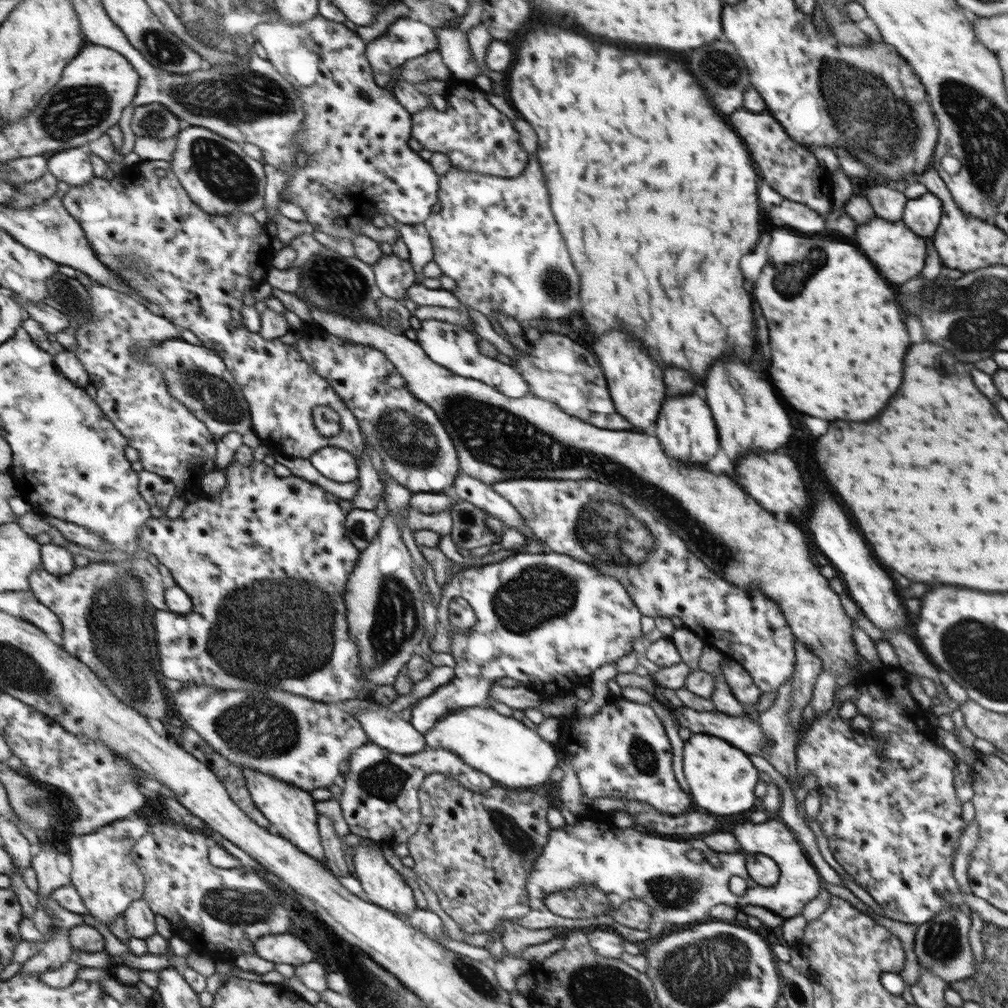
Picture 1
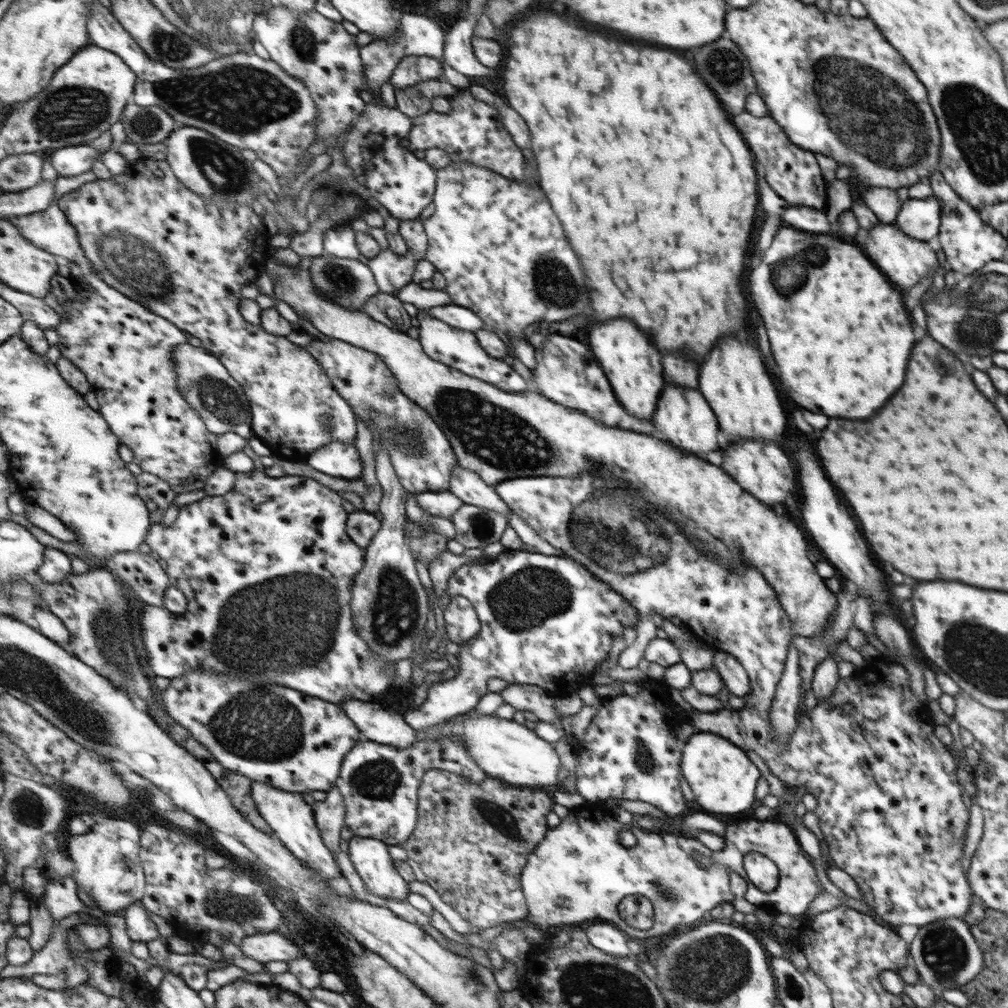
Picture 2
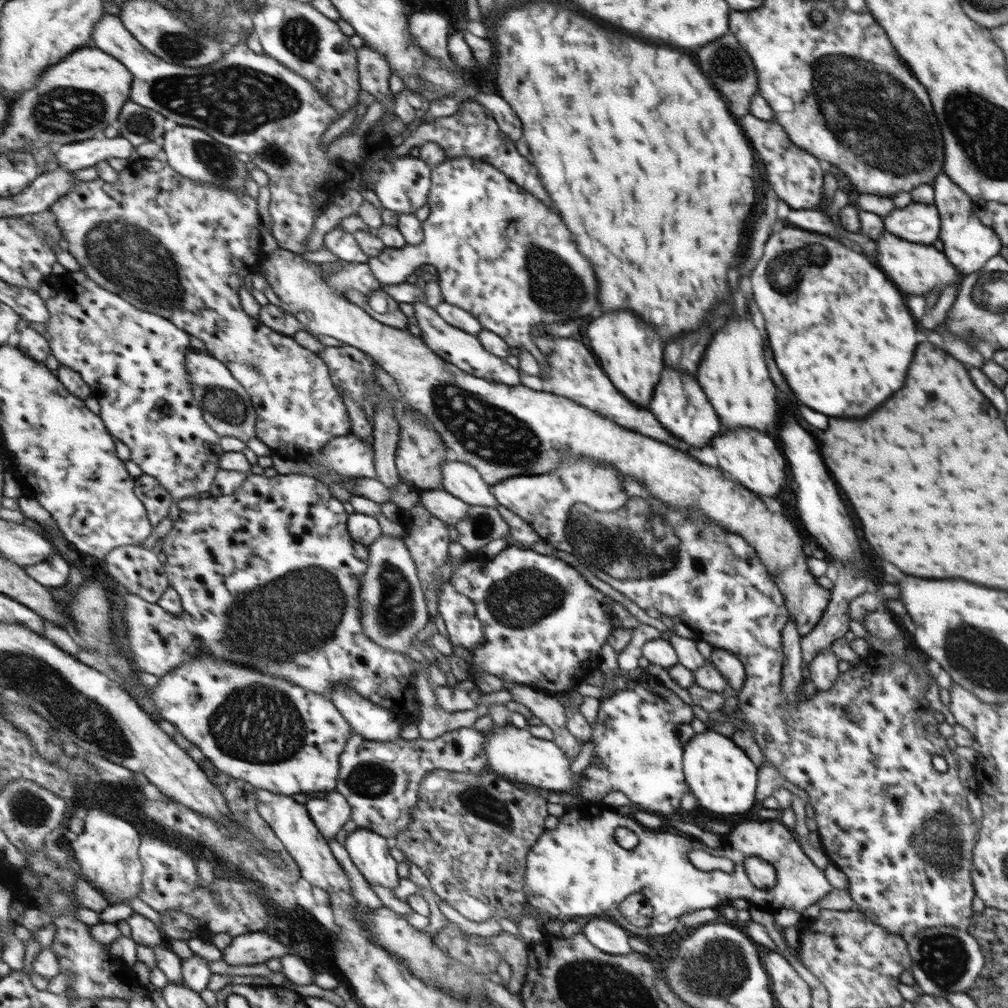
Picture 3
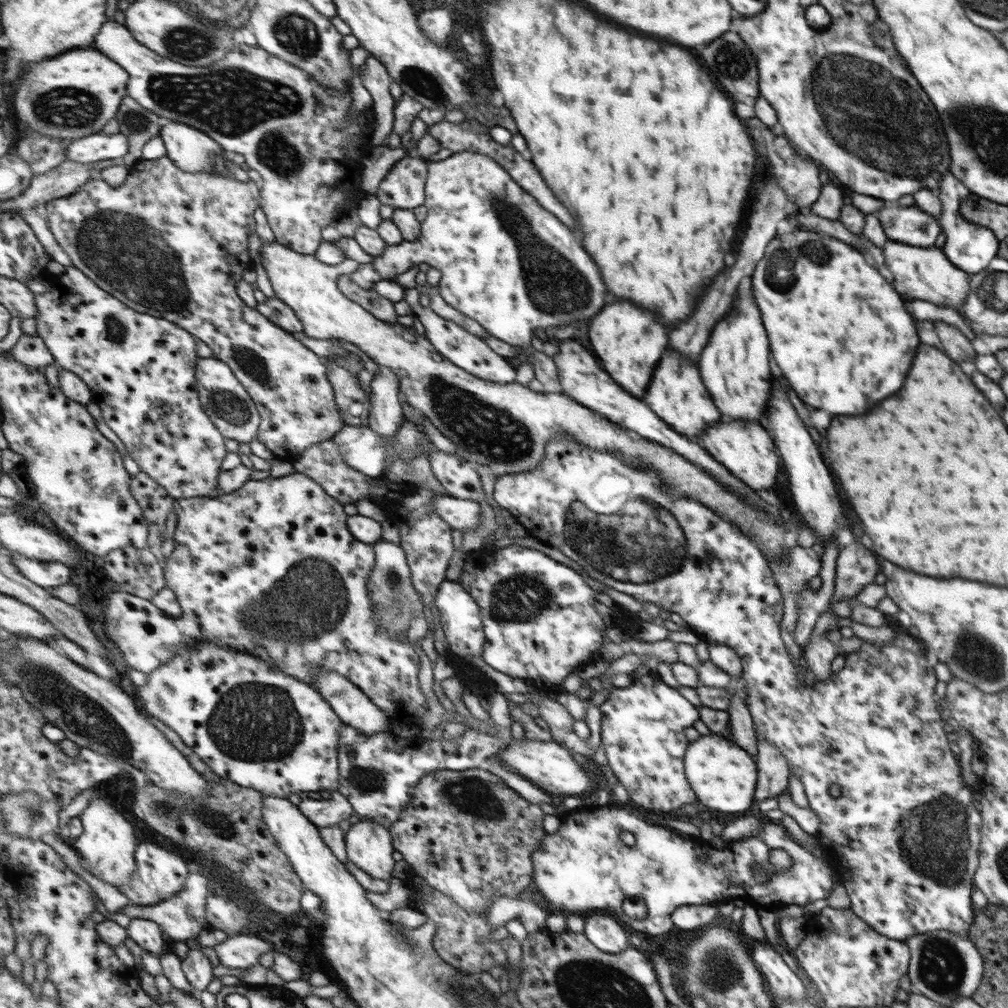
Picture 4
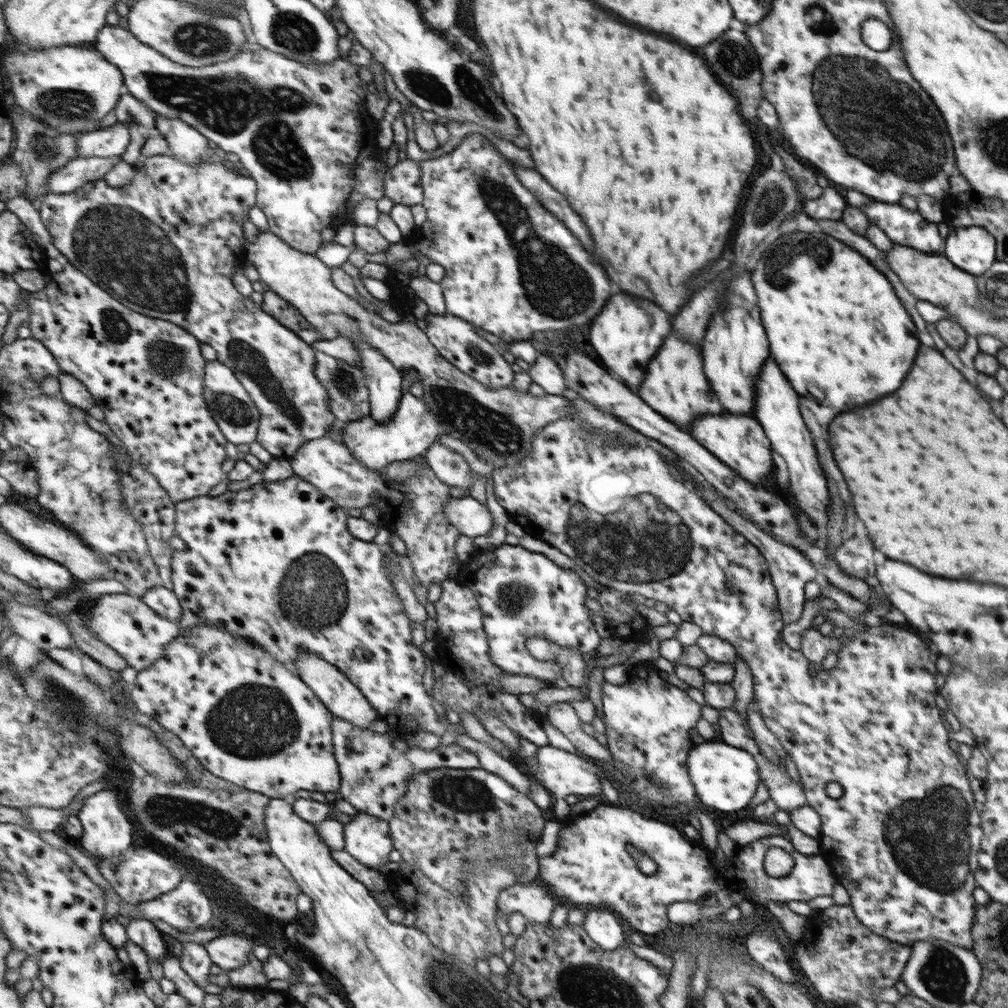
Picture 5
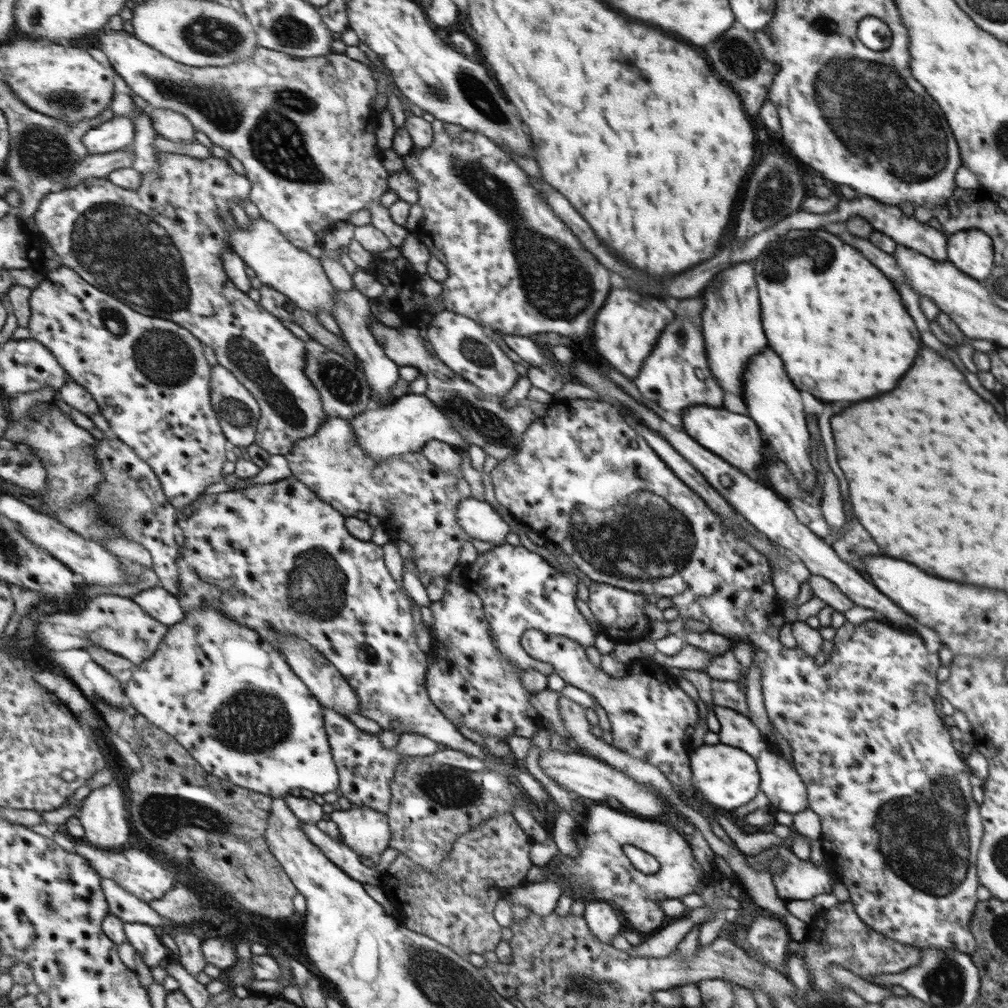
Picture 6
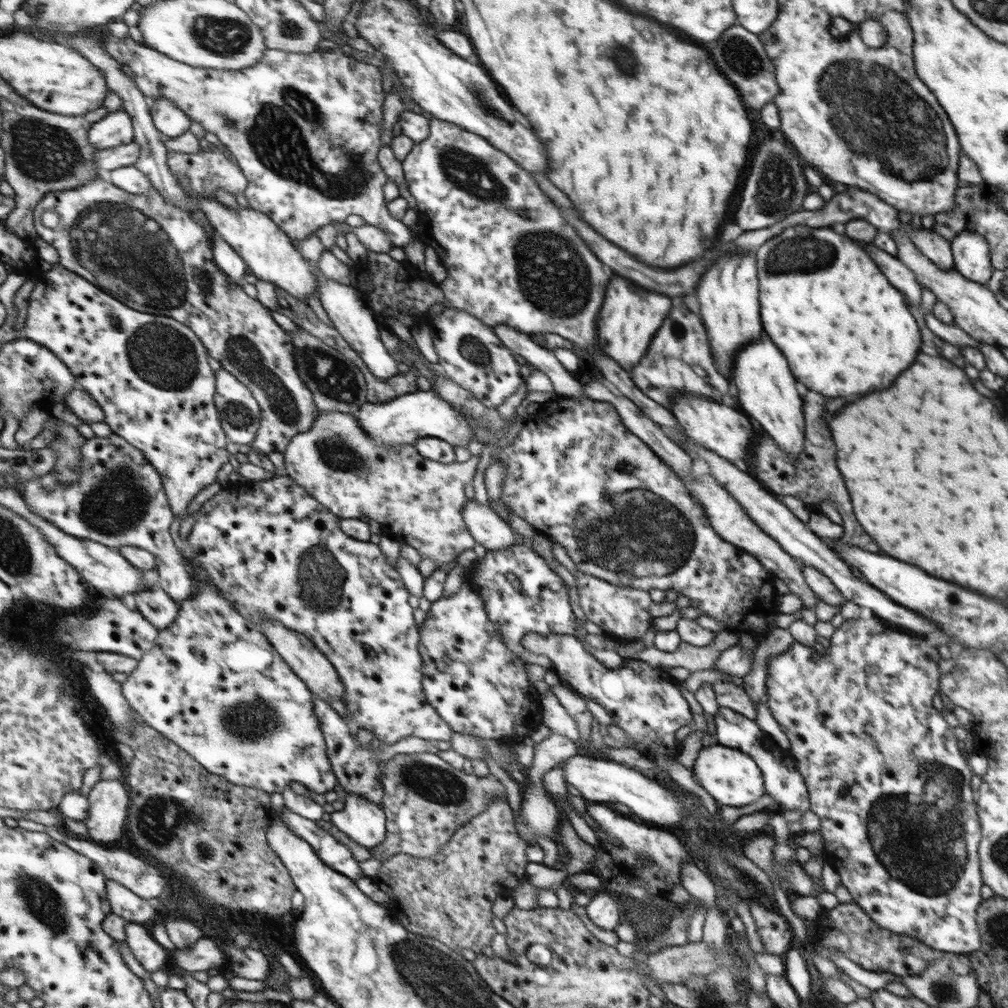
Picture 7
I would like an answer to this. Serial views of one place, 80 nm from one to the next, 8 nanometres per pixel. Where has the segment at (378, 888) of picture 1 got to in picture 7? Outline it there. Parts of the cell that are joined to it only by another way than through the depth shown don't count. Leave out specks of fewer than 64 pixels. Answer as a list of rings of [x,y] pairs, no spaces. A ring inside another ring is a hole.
[[[355,793],[347,794],[344,805],[330,814],[330,820],[338,830],[347,834],[369,852],[371,849],[377,849],[388,838],[388,816],[384,807]]]

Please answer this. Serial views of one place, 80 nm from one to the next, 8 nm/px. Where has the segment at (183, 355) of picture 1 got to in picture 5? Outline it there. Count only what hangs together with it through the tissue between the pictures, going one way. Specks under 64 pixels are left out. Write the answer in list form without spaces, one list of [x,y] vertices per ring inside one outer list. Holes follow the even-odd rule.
[[[219,360],[209,361],[205,367],[205,400],[212,409],[212,415],[229,442],[233,444],[251,444],[255,442],[260,430],[261,412],[256,402],[237,378],[236,373]]]

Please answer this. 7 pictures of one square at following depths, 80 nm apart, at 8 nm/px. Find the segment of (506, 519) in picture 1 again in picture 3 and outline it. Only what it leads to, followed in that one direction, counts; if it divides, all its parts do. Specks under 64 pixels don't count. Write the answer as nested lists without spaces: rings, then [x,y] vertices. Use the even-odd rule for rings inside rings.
[[[446,460],[442,464],[442,473],[444,474],[444,489],[467,504],[489,507],[500,504],[493,487],[474,466],[459,460]]]

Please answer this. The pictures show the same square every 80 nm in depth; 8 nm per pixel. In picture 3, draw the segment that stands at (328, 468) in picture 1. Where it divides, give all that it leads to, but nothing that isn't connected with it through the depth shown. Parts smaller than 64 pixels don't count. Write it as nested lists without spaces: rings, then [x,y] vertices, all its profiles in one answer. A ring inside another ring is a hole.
[[[352,432],[332,438],[323,448],[316,462],[330,466],[343,476],[375,479],[377,467],[373,442],[365,442]]]

